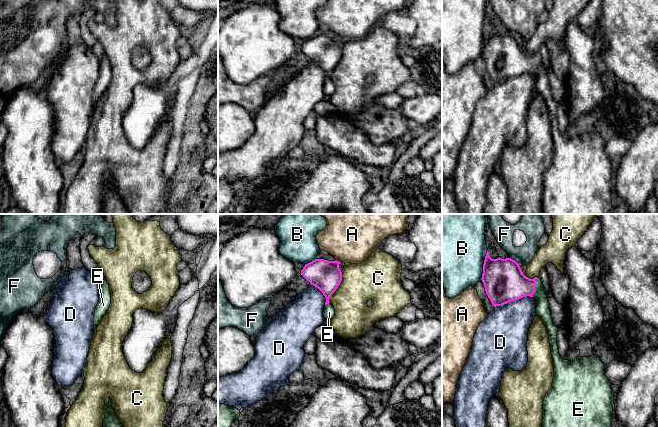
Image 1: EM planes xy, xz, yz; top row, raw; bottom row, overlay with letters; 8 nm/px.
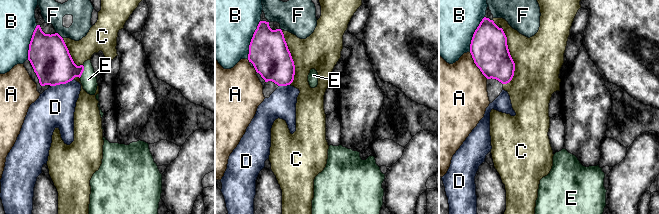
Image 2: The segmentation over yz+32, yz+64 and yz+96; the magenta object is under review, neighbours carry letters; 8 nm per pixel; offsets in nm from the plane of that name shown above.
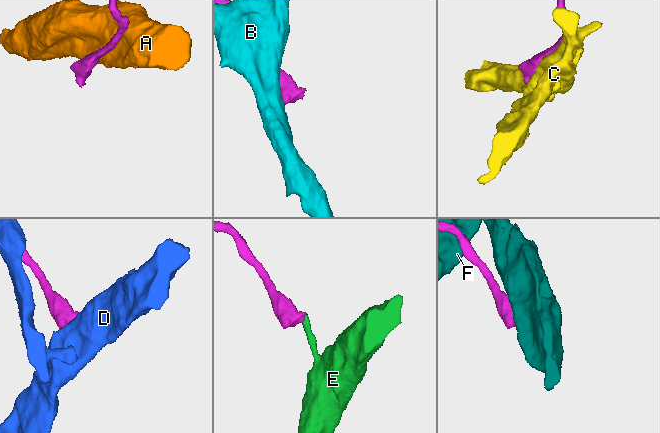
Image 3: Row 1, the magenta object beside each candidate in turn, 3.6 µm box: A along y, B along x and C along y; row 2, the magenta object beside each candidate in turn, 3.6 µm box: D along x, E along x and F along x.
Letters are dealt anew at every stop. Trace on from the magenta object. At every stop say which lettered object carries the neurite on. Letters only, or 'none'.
E

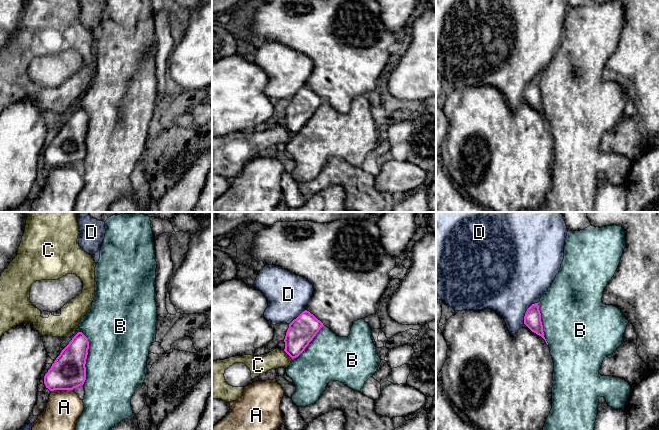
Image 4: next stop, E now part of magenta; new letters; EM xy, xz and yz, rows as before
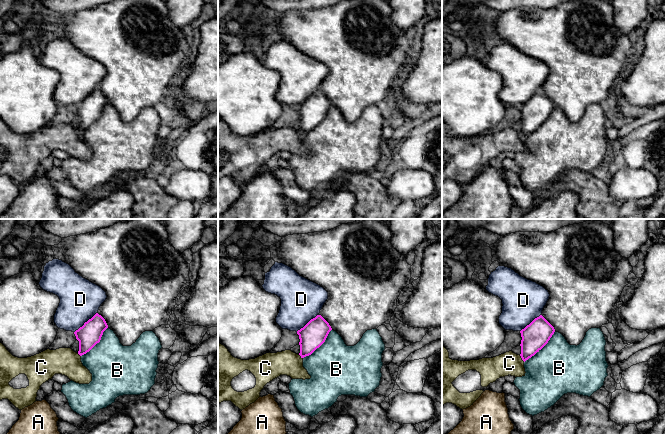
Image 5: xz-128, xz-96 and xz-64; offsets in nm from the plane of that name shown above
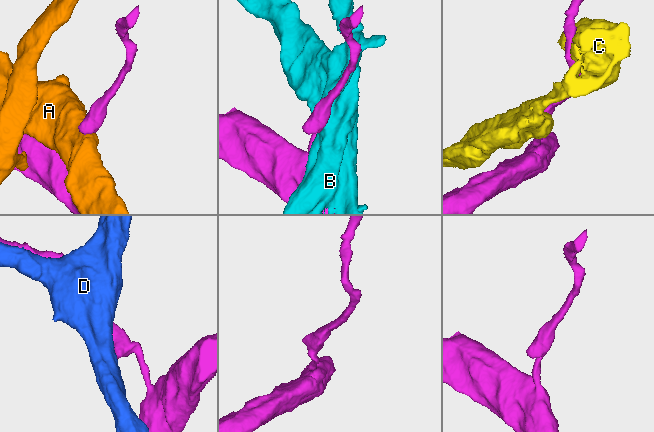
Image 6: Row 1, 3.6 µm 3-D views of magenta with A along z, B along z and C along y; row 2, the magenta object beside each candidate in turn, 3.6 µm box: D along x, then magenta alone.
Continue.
none

